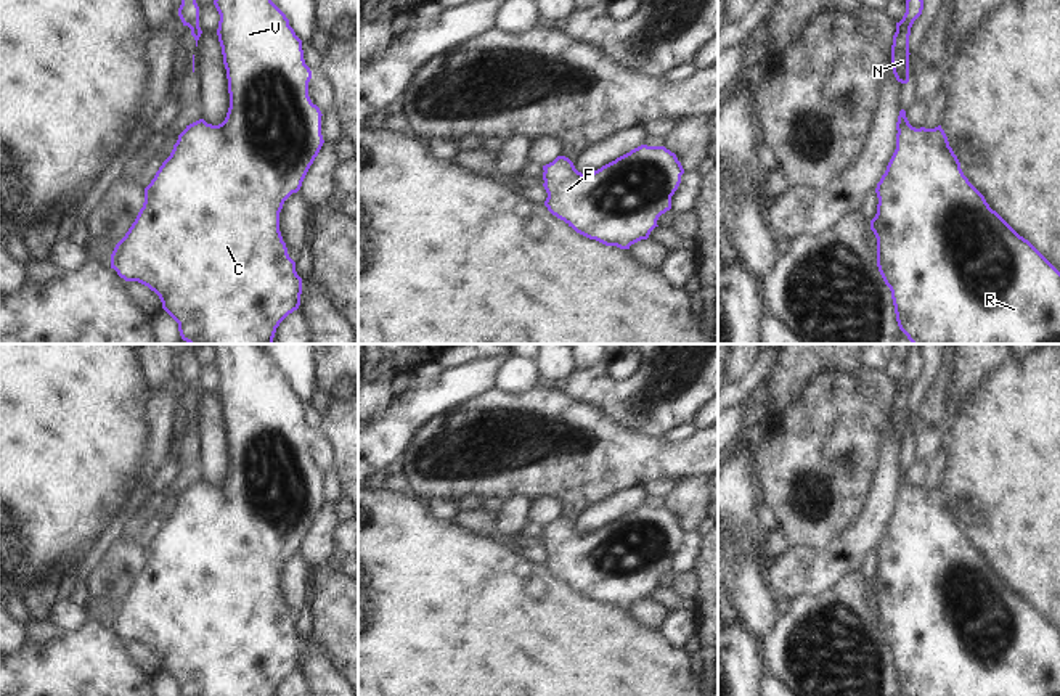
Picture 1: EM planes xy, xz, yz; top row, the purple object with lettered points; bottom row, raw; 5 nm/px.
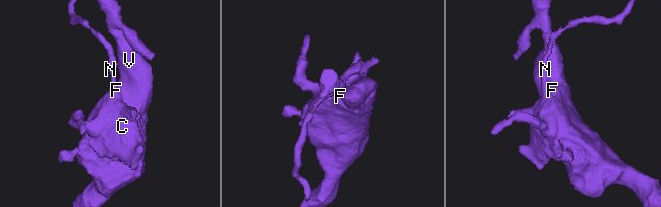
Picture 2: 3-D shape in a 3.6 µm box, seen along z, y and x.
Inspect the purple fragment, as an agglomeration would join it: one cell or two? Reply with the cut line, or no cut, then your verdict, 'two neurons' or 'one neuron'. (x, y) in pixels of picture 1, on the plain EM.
no cut | one neuron

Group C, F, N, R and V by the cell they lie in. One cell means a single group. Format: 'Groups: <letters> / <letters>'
Groups: C F N R V.

